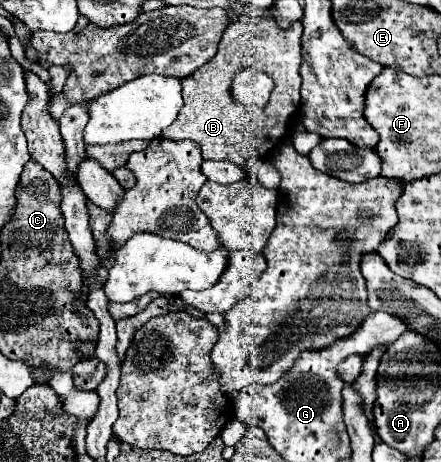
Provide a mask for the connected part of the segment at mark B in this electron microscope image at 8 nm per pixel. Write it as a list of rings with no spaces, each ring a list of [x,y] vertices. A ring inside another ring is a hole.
[[[243,17],[237,23],[231,23],[223,39],[219,43],[217,55],[199,67],[189,79],[183,79],[183,109],[173,125],[169,125],[161,137],[171,141],[191,139],[199,143],[203,151],[203,159],[217,159],[217,161],[231,161],[243,167],[249,173],[247,159],[257,157],[263,159],[269,151],[283,143],[289,127],[293,125],[299,113],[299,65],[301,65],[301,33],[303,23],[297,21],[293,27],[281,31],[275,19],[267,17]],[[243,67],[257,67],[259,71],[267,73],[275,87],[271,91],[269,103],[259,111],[245,107],[243,103],[233,101],[229,95],[229,85],[237,69]]]

